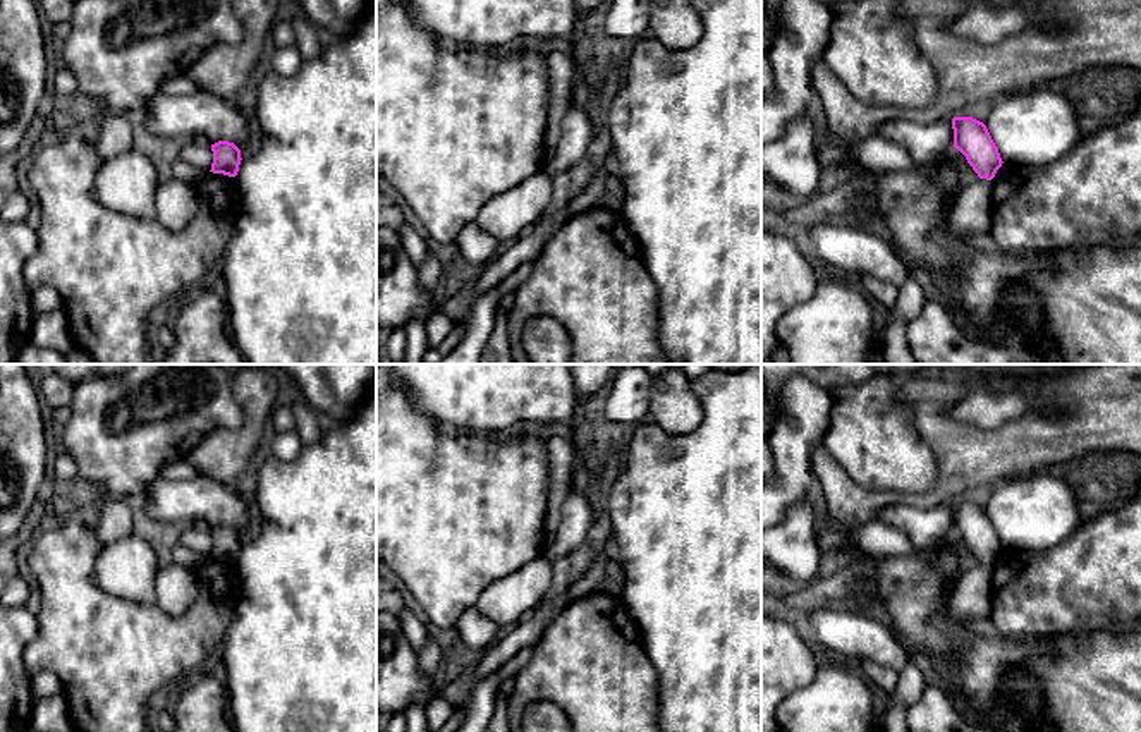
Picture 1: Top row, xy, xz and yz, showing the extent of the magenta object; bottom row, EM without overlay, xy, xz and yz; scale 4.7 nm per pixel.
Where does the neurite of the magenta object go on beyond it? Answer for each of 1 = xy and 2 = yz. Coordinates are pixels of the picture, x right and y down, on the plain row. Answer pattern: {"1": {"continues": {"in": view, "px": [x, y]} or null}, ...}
{"1": {"continues": null}, "2": {"continues": null}}

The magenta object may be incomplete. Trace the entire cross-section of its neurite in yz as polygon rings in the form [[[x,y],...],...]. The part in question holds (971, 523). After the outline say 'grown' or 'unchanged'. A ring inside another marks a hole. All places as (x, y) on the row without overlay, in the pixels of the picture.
[[[954,502],[952,514],[954,533],[966,541],[979,564],[992,565],[1004,546],[986,510],[973,502]]]; unchanged

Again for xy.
[[[218,526],[211,529],[211,536],[213,536],[213,548],[210,557],[235,562],[242,545],[241,534],[234,528]]]; unchanged

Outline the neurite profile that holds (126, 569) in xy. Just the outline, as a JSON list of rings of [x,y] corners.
[[[131,534],[101,550],[95,581],[112,598],[155,605],[160,567],[153,546]]]

